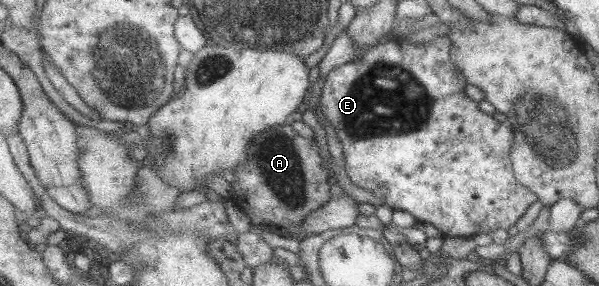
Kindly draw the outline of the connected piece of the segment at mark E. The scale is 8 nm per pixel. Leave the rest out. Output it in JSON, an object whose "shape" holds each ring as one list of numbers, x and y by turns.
{"shape":[[399,34,389,41,378,42,367,50,359,60,355,59,349,63,334,66,333,70,328,72,320,94,320,108,322,114,334,128,341,143,344,167,352,184,375,194,379,185,385,185,385,189,387,189,385,205,387,207,407,212,420,223,433,225,443,237,464,236,465,239,468,239,475,234,489,234,496,229,506,230,514,226,527,208,537,200,537,197,525,186,518,184,513,176,510,146,514,141,514,132,508,123,500,123,493,119,491,115,479,110,477,102,465,96,466,81,461,71,450,61,448,53,450,46,450,40,445,35,435,37,432,41,421,43,421,45,409,44]]}

